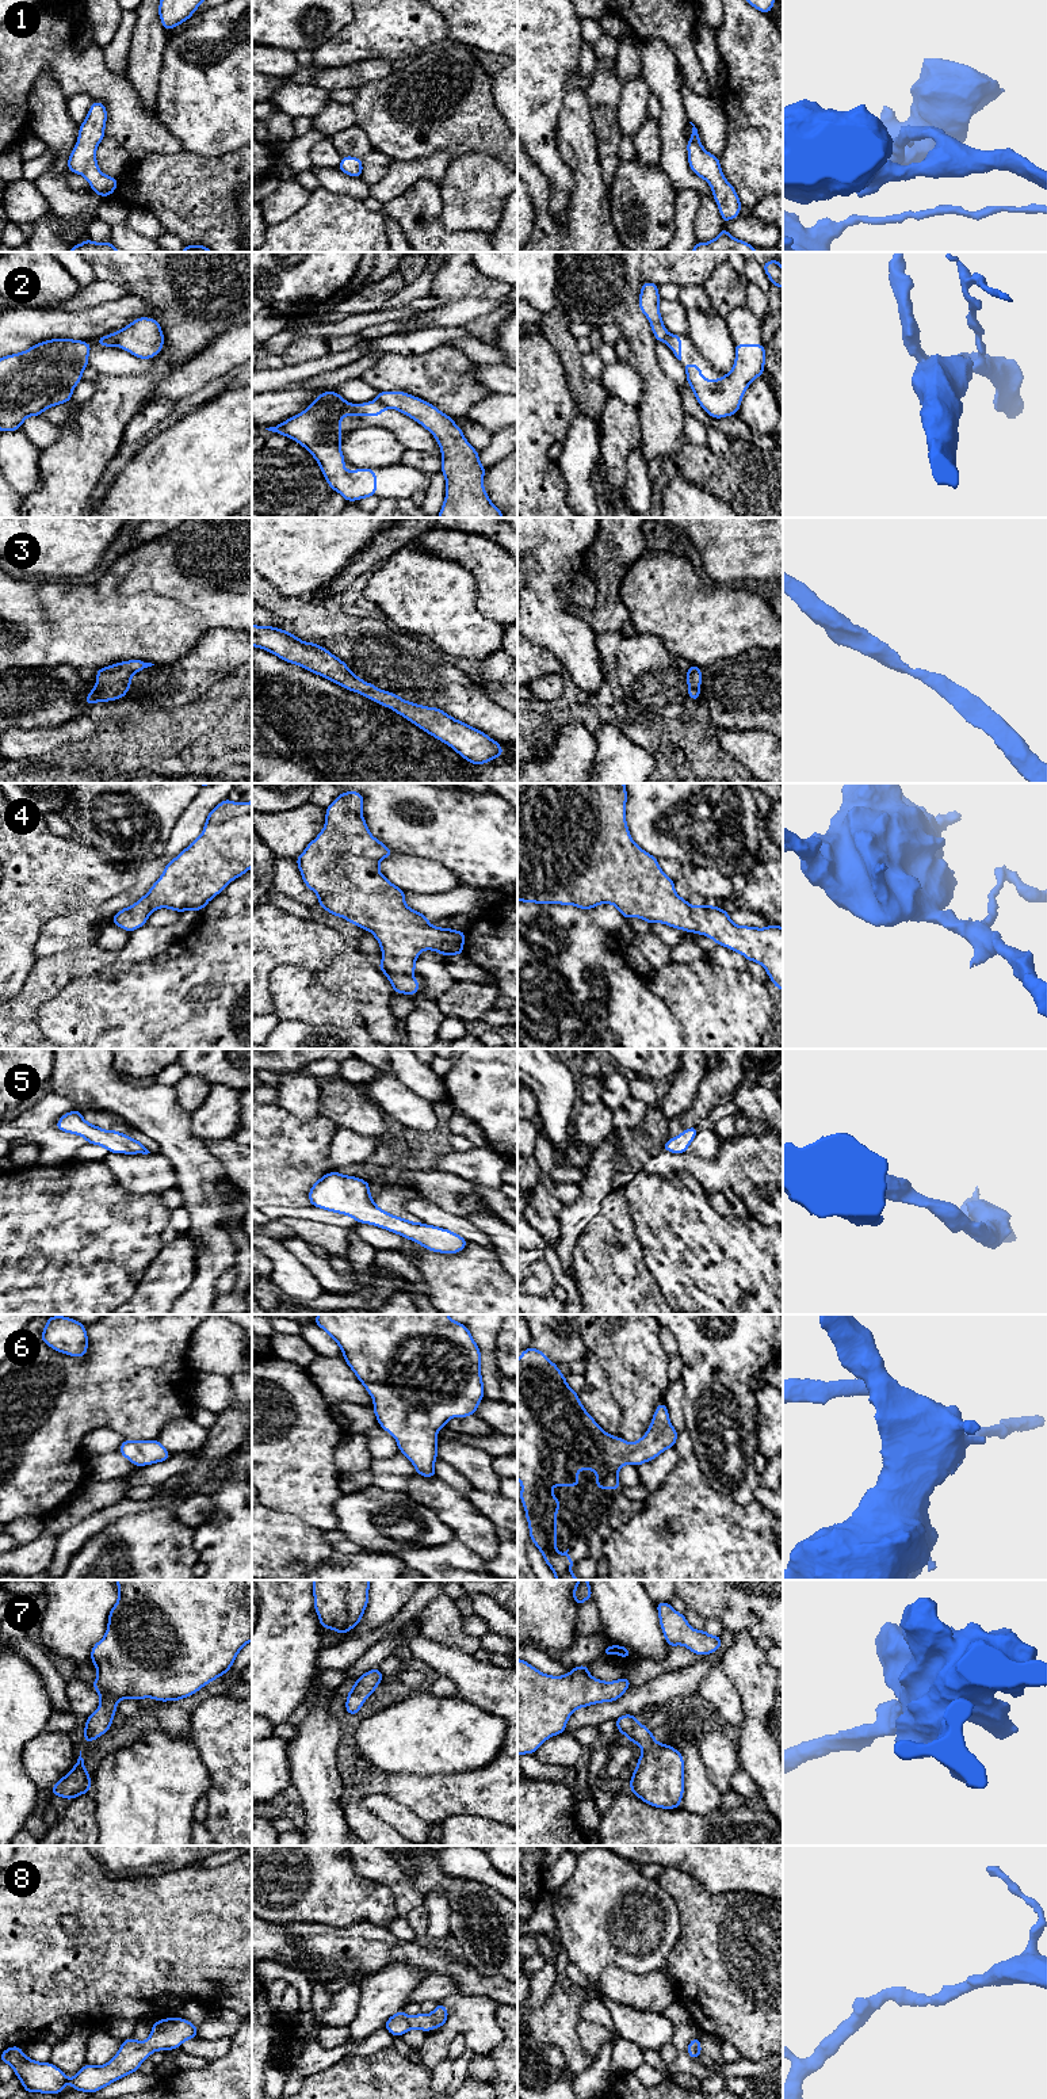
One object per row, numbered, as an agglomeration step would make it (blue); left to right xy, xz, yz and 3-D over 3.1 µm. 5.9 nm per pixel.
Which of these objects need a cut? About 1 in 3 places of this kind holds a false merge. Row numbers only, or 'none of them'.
2

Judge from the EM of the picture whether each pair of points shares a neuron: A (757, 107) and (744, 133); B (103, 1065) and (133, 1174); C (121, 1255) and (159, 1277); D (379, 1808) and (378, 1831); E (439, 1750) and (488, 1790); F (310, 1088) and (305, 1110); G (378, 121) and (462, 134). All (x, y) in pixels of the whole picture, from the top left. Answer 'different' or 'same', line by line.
A: same
B: different
C: different
D: different
E: different
F: same
G: same

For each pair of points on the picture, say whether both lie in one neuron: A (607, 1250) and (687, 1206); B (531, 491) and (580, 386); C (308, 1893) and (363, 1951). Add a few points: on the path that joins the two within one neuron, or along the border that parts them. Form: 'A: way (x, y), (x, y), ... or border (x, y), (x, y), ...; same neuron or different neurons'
A: border (627, 1203), (634, 1224), (634, 1233), (646, 1264); different neurons
B: border (564, 367), (568, 386), (581, 412); different neurons
C: border (308, 1920), (329, 1926), (370, 1923); different neurons

